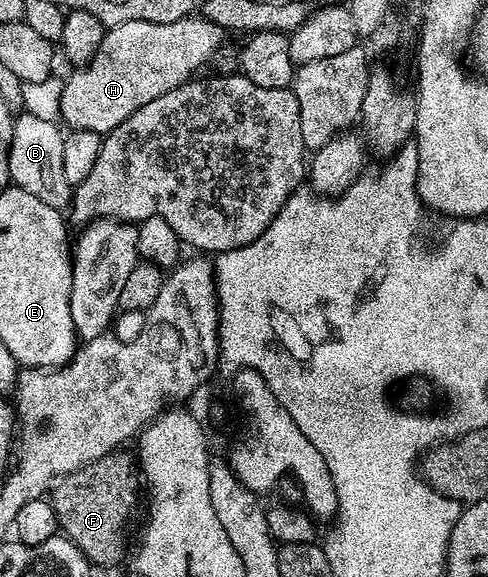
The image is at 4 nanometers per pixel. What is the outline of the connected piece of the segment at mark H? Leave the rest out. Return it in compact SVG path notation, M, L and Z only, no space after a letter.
M201 16L181 18L172 24L128 20L128 24L109 27L104 40L100 40L100 48L96 48L96 56L92 56L87 66L77 67L70 79L65 79L59 106L61 121L66 121L70 130L91 130L103 136L109 134L112 128L124 124L136 108L144 108L144 104L156 100L156 96L164 96L164 92L172 92L172 88L191 81L192 76L199 73L197 70L221 48L222 38L222 29Z

